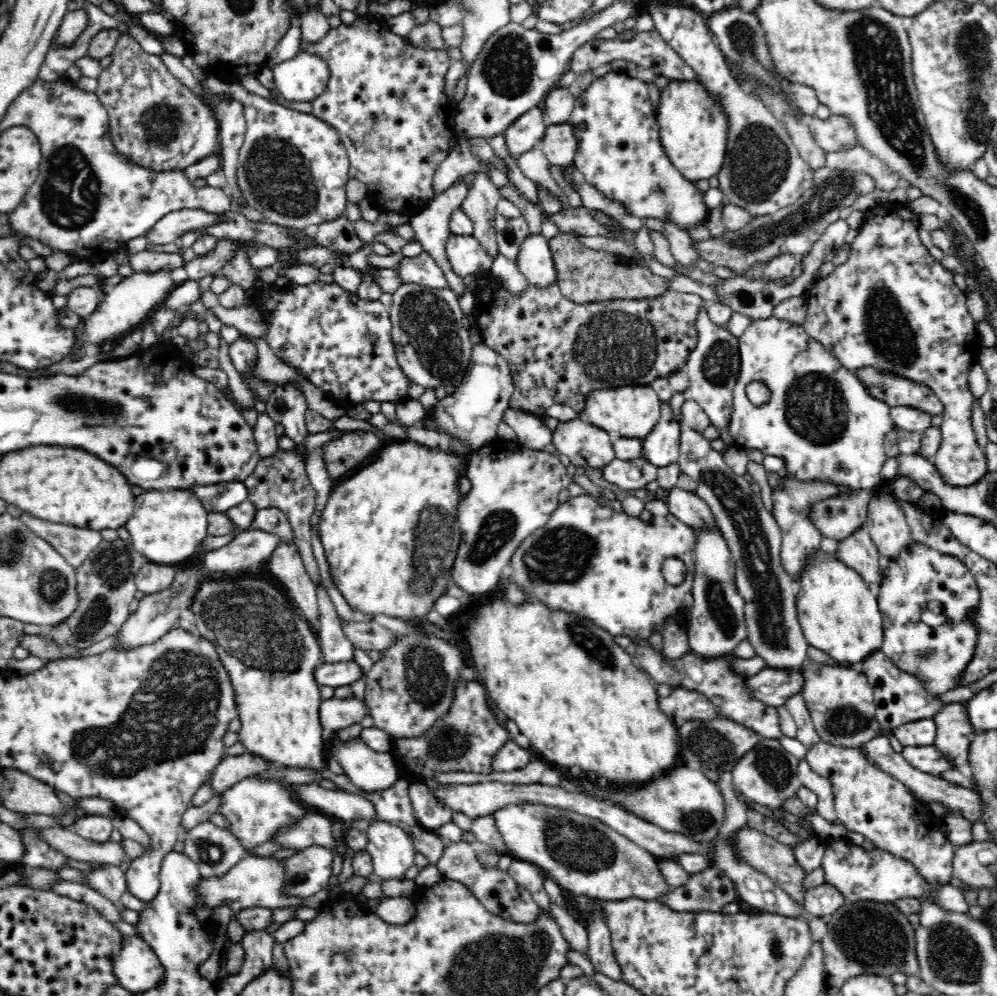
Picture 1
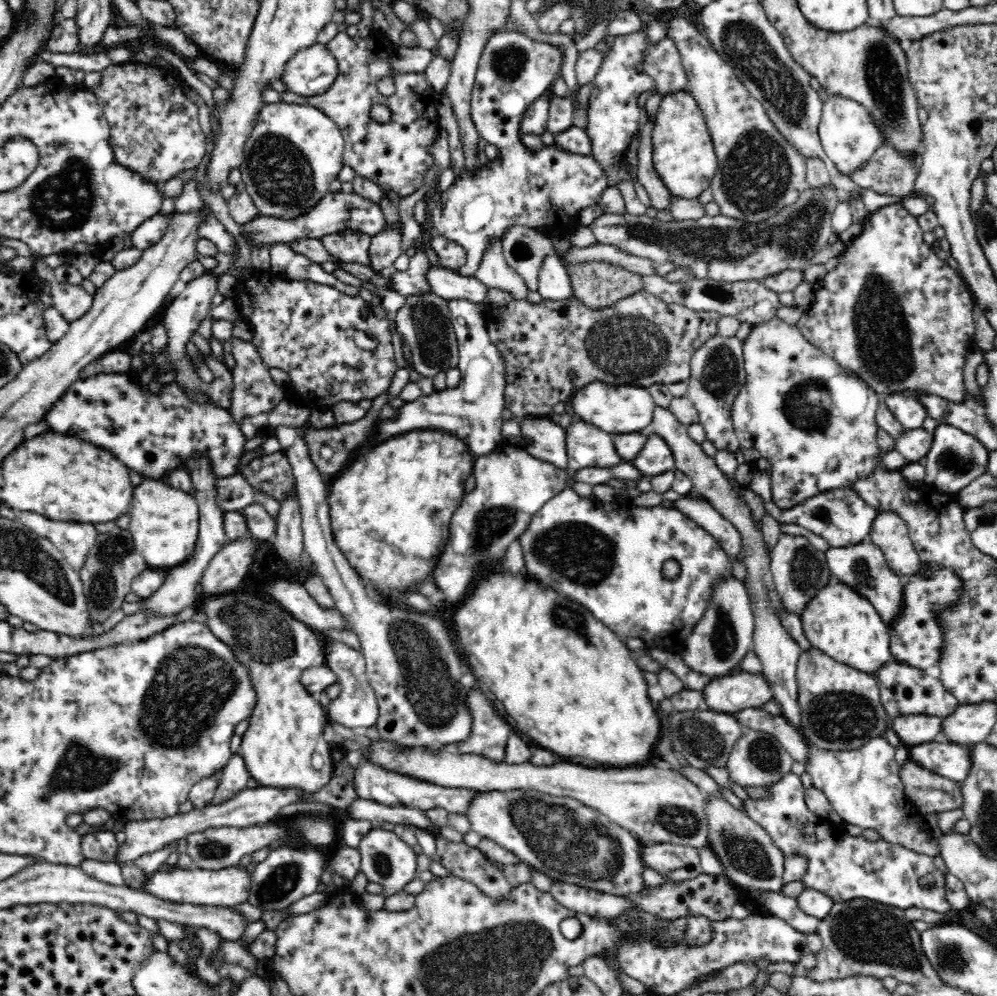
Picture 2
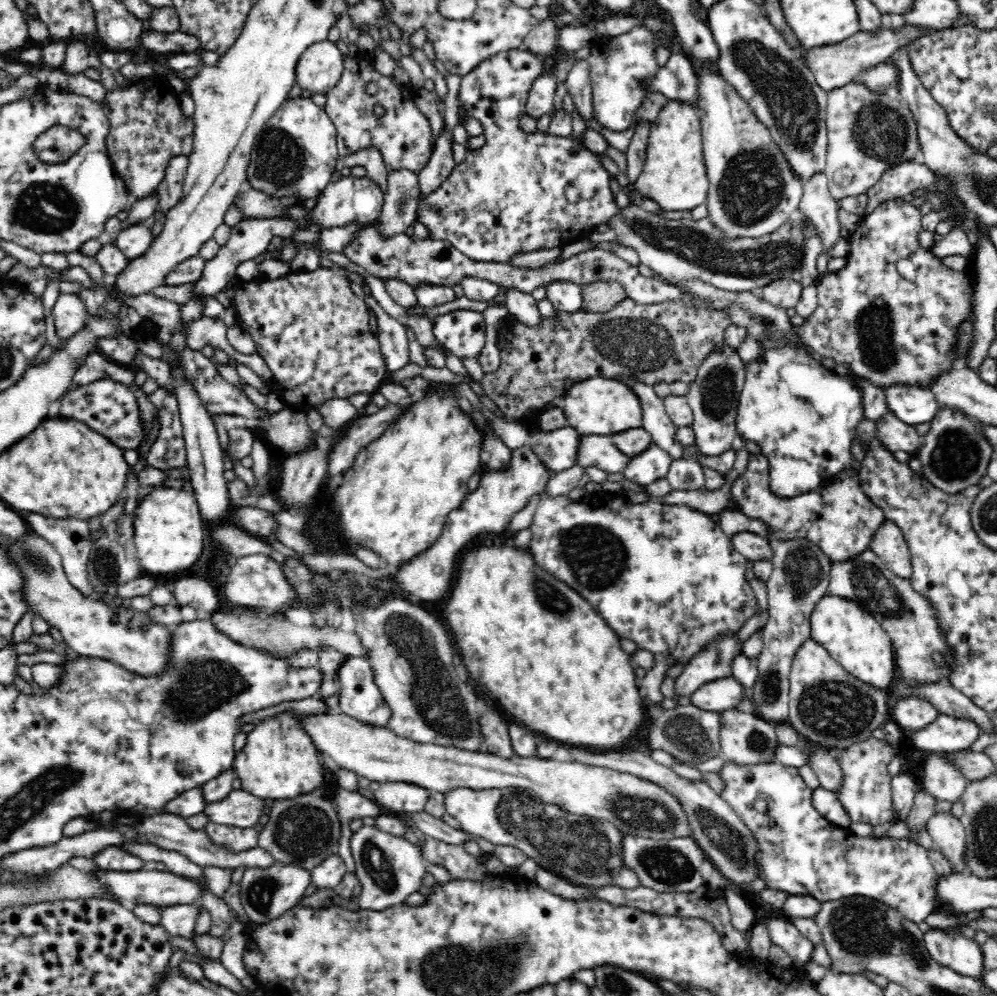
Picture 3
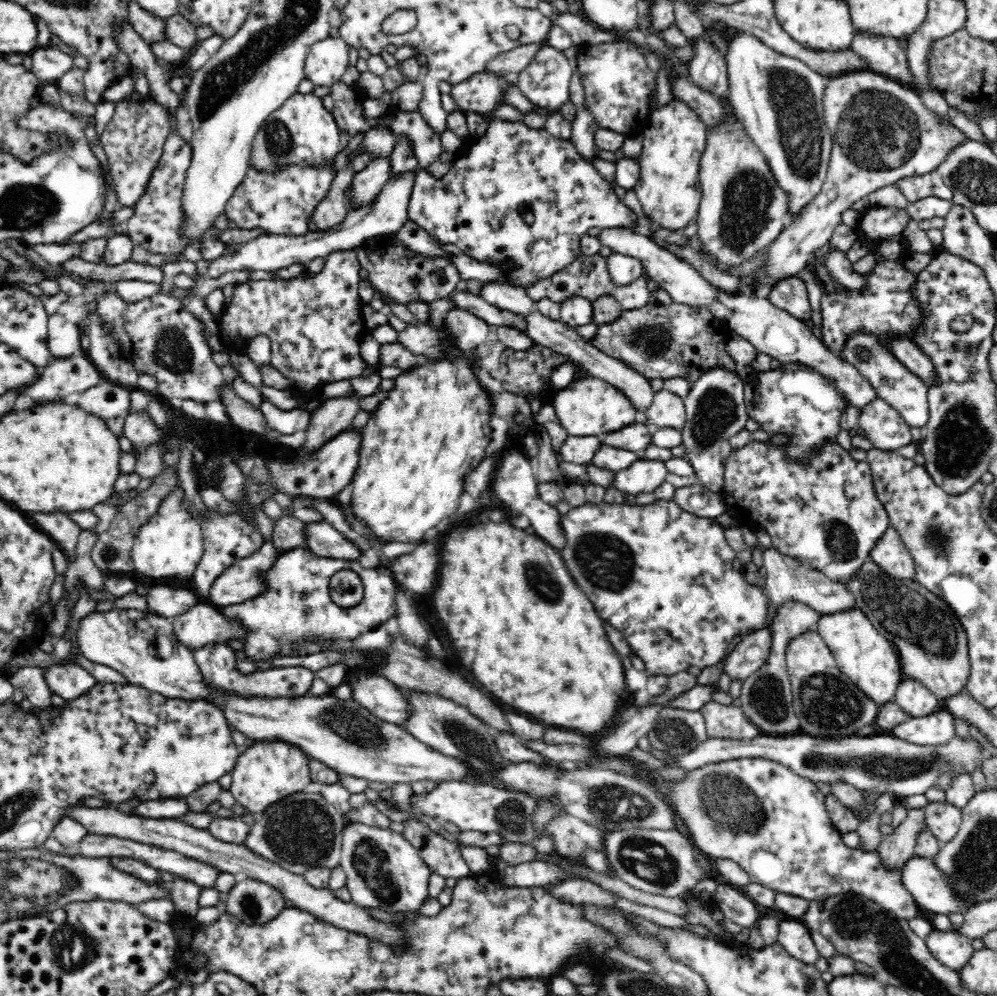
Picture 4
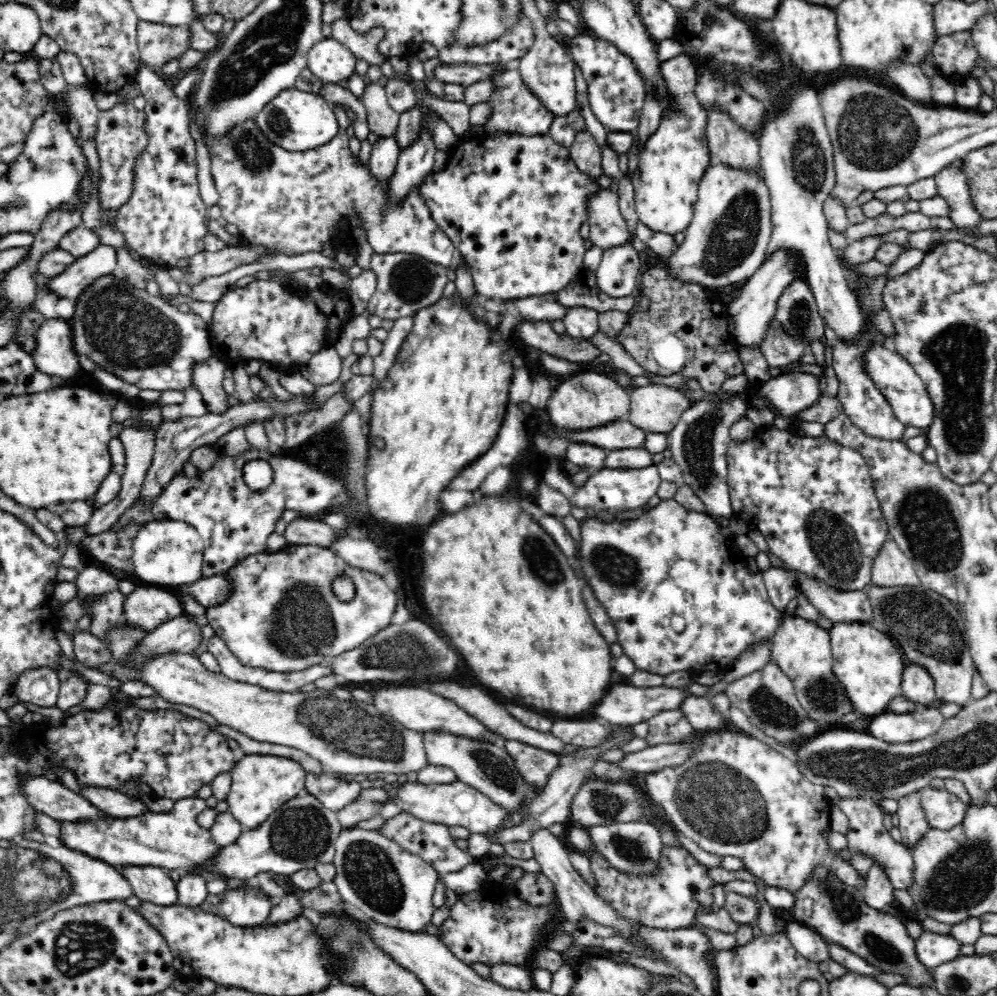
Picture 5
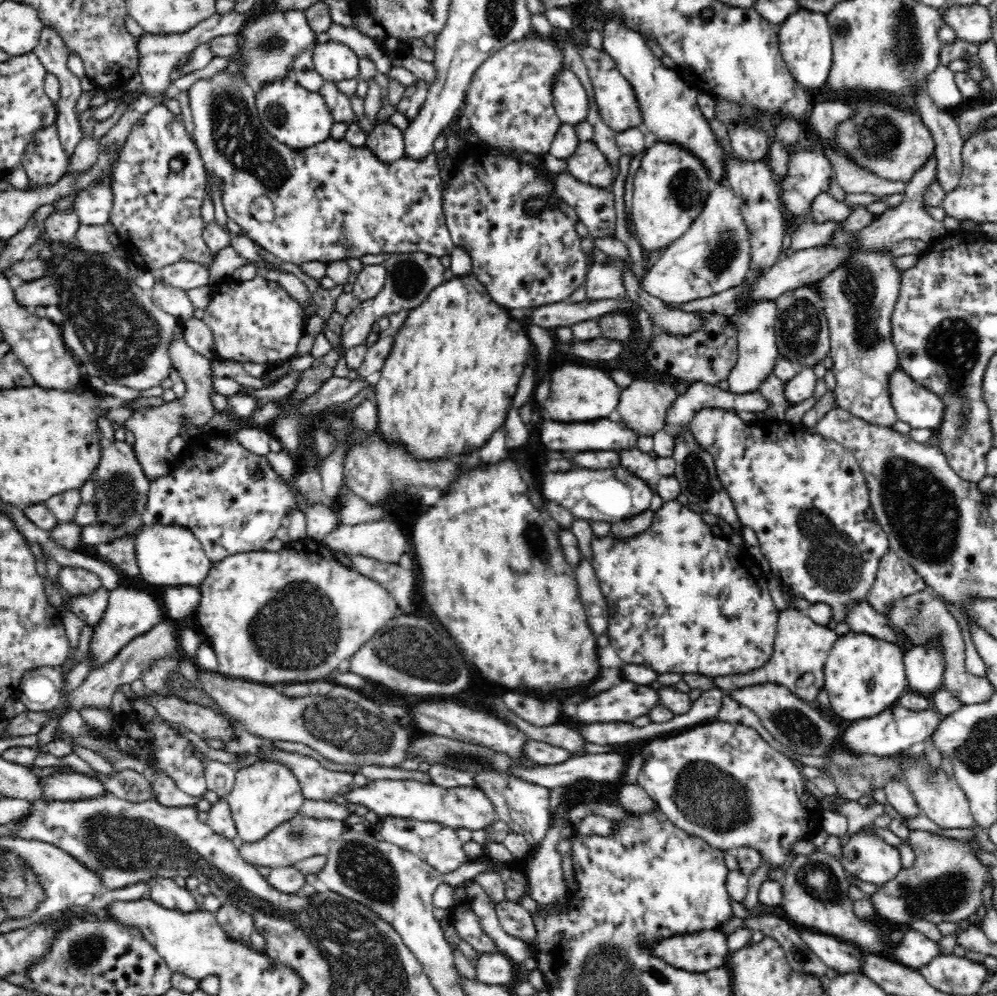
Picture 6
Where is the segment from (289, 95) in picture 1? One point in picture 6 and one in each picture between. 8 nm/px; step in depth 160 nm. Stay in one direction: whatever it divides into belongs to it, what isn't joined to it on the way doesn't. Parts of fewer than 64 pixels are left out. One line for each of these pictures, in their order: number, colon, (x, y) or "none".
2: (311, 71)
3: (319, 68)
4: (326, 61)
5: (329, 60)
6: (334, 61)

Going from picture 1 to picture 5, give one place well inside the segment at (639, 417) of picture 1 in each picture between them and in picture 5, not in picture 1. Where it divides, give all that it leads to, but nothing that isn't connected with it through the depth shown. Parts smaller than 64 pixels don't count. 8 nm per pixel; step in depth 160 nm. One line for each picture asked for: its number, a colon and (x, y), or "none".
2: (615, 409)
3: (599, 405)
4: (589, 406)
5: (588, 399)

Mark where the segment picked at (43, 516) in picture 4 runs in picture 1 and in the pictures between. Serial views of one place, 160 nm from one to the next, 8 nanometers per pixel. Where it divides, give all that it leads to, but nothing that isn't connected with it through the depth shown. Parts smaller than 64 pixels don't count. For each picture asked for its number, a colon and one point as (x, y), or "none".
1: (75, 544)
2: (74, 540)
3: (70, 537)

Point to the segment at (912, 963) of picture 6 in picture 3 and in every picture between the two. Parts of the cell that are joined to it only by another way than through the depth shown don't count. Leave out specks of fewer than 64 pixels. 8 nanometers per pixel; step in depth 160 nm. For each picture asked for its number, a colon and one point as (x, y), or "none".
3: (962, 954)
4: (953, 949)
5: (932, 949)

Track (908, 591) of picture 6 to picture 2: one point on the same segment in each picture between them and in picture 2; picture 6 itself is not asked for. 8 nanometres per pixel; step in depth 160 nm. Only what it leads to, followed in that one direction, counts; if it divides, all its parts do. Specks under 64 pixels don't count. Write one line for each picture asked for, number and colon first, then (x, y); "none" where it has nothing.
2: (889, 532)
3: (889, 543)
4: (890, 553)
5: (892, 568)

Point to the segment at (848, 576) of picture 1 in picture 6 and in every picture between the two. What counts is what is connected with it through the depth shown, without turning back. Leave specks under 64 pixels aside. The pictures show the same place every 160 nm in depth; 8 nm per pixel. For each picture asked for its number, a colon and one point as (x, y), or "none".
2: (843, 624)
3: (853, 637)
4: (862, 652)
5: (868, 664)
6: (864, 675)

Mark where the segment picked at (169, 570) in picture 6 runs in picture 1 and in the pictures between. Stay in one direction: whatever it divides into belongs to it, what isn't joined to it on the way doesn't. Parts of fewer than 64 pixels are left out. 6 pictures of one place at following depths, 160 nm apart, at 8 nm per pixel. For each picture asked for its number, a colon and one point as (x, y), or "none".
1: (166, 527)
2: (164, 521)
3: (169, 534)
4: (170, 545)
5: (164, 551)

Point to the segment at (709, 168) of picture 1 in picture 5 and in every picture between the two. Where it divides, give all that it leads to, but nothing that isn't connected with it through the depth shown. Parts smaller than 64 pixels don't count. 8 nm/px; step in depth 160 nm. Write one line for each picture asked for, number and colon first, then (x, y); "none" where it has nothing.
2: (683, 151)
3: (674, 174)
4: (669, 190)
5: (666, 181)

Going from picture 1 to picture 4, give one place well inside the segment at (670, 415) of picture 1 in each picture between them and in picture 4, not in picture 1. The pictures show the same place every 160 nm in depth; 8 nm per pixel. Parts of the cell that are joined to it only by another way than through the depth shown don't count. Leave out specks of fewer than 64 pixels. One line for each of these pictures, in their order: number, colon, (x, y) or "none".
2: (656, 456)
3: (652, 464)
4: (645, 474)

